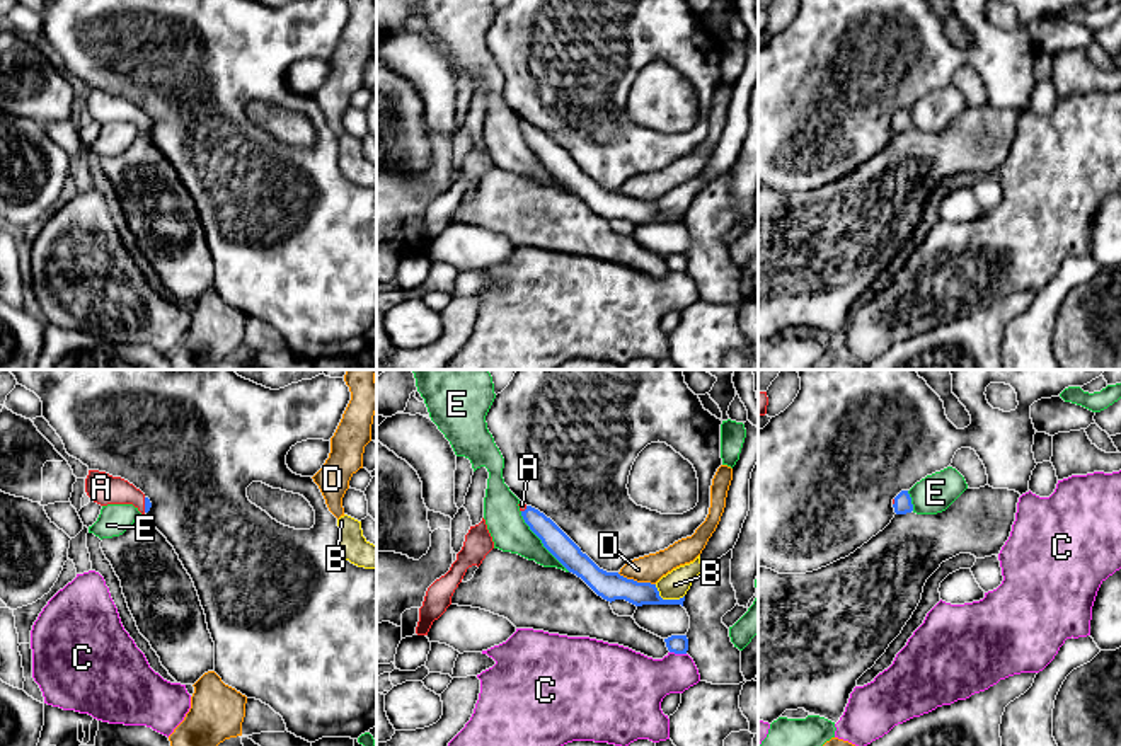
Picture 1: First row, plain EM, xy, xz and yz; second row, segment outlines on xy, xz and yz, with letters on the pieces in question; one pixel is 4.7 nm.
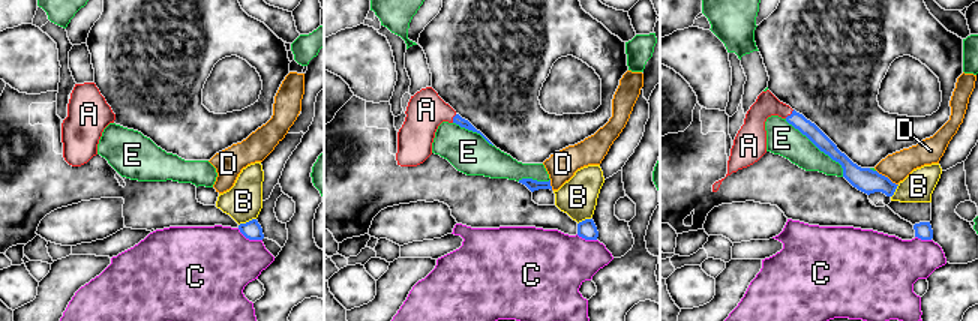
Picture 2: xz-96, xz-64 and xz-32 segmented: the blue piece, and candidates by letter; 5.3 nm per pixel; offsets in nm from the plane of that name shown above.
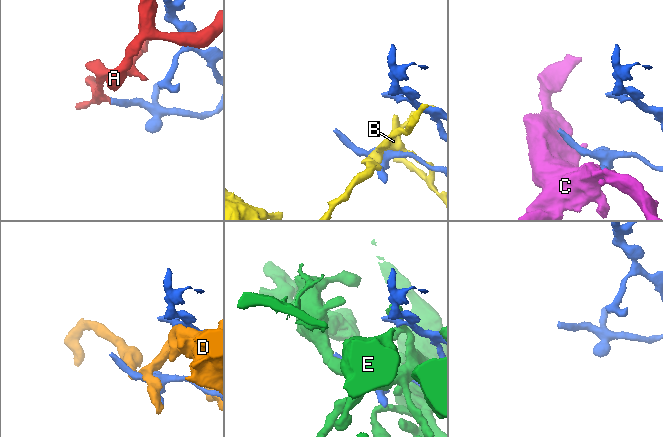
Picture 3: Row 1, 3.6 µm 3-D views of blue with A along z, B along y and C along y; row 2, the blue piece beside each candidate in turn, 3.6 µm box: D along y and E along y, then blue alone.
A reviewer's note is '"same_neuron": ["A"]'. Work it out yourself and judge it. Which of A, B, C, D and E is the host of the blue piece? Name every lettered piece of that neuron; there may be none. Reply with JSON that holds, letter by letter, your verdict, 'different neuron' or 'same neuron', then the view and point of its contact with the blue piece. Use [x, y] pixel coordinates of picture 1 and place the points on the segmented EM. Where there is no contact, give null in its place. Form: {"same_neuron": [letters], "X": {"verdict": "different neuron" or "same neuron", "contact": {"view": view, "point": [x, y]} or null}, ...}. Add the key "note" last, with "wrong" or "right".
{"same_neuron": ["A"], "A": {"verdict": "same neuron", "contact": {"view": "xy", "point": [145, 504]}}, "B": {"verdict": "different neuron", "contact": {"view": "xz", "point": [666, 600]}}, "C": {"verdict": "different neuron", "contact": {"view": "xz", "point": [678, 653]}}, "D": {"verdict": "different neuron", "contact": {"view": "xz", "point": [636, 581]}}, "E": {"verdict": "different neuron", "contact": {"view": "xz", "point": [542, 542]}}, "note": "right"}

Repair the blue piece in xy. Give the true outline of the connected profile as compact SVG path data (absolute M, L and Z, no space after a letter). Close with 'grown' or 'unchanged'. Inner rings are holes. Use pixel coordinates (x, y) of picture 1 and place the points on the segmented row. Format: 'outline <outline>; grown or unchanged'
outline M89 470L85 492L90 501L101 506L133 504L141 514L148 513L152 508L150 499L133 484L99 470Z; grown

